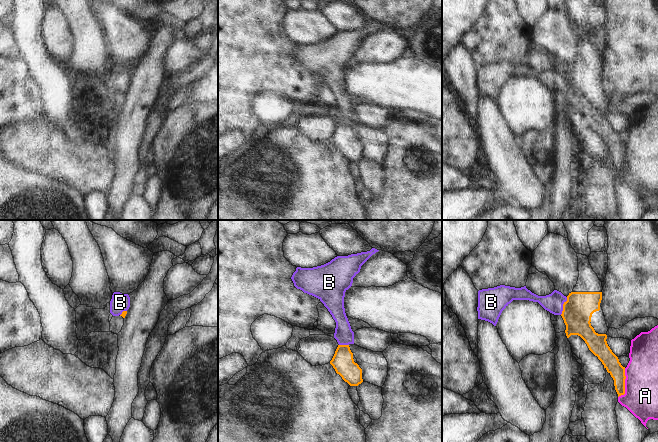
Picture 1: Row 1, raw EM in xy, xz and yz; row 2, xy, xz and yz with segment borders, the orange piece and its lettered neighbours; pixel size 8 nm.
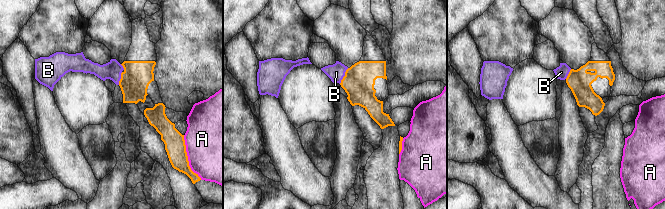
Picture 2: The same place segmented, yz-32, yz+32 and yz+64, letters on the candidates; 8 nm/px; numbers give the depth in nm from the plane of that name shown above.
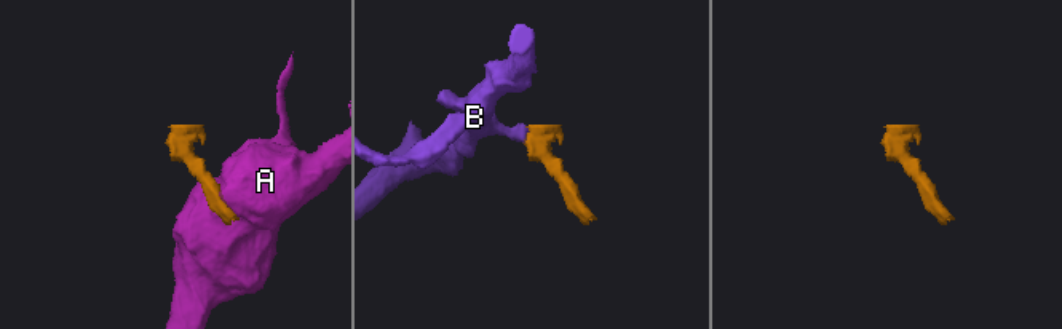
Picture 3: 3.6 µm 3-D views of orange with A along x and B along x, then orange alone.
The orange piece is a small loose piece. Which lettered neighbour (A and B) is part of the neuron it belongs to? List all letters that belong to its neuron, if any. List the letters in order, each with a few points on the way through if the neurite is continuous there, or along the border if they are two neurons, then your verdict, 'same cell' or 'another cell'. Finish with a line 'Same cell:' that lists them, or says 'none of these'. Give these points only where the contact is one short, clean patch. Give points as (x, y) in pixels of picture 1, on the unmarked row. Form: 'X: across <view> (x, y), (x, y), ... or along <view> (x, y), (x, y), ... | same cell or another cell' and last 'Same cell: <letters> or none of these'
A: along yz (625, 144), (625, 168), (618, 173) | another cell
B: across yz (577, 87), (563, 82), (553, 78) | same cell
Same cell: B

